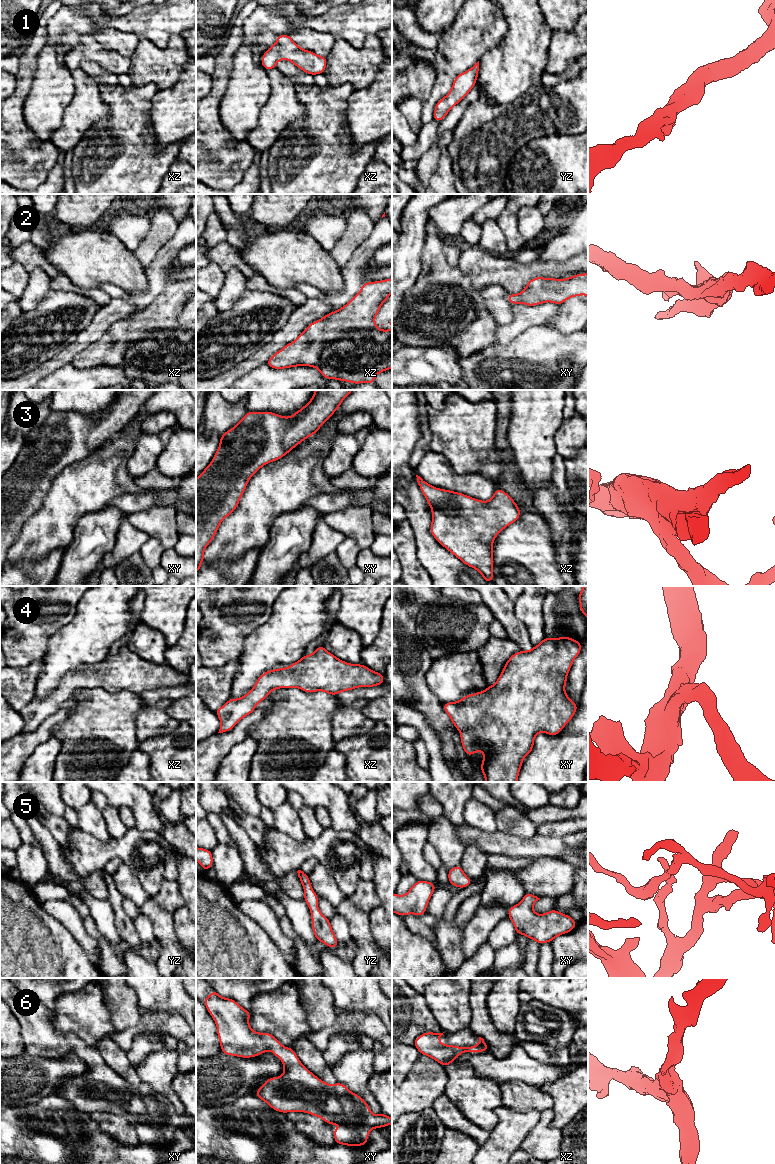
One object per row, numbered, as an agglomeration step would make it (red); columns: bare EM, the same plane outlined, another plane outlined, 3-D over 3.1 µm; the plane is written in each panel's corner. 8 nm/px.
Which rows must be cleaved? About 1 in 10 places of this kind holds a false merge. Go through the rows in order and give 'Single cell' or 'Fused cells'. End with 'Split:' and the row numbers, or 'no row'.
1: Single cell
2: Single cell
3: Single cell
4: Single cell
5: Single cell
6: Single cell
Split: no row

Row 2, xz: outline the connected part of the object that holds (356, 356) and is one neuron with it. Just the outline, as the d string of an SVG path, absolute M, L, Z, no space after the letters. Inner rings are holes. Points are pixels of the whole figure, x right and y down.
M392 278L362 284L361 290L345 306L312 322L297 339L273 354L266 365L273 369L297 366L315 367L326 379L337 379L353 384L363 382L374 384L377 374L392 368L392 329L378 329L375 324L375 316L391 293Z

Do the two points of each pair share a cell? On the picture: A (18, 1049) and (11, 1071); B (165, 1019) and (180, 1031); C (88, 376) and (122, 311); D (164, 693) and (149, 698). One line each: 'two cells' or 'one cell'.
A: two cells
B: one cell
C: two cells
D: one cell

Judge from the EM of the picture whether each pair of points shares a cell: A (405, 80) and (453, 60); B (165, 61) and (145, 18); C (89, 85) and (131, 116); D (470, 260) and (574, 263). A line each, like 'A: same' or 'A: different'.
A: different
B: different
C: different
D: same

